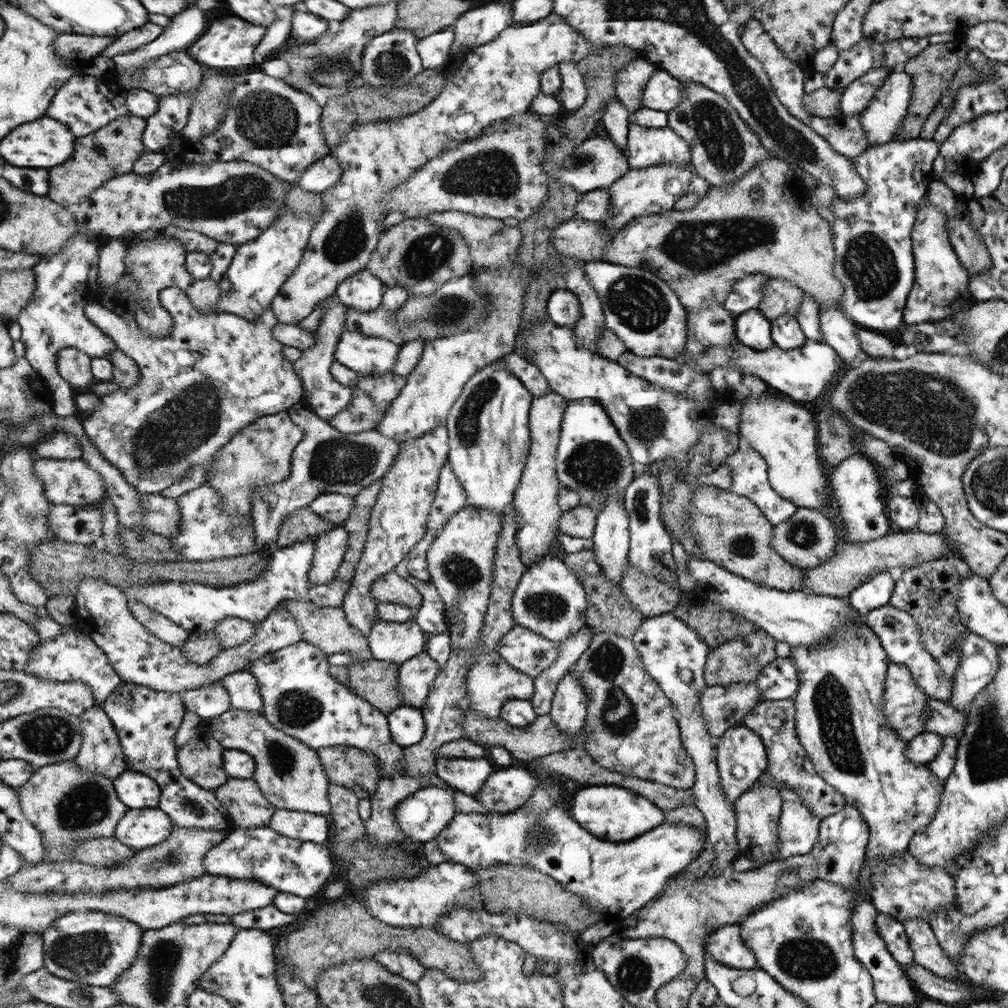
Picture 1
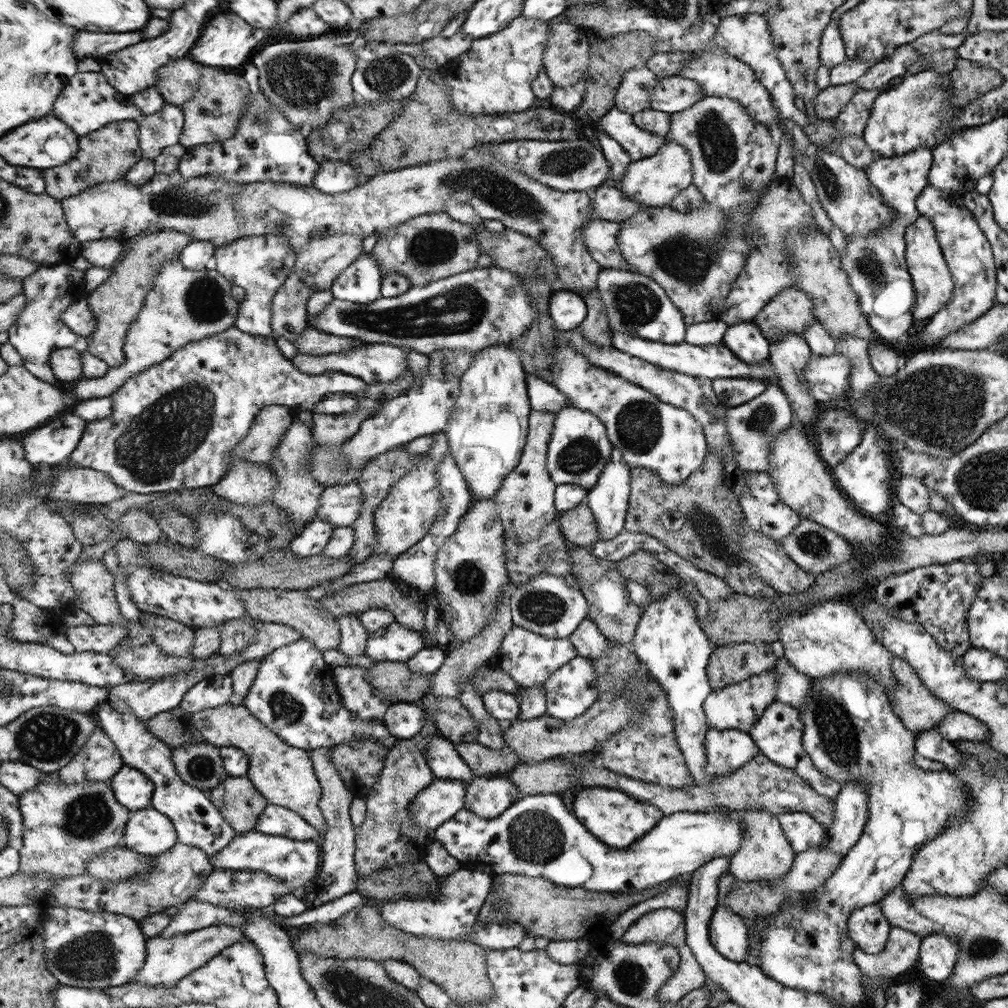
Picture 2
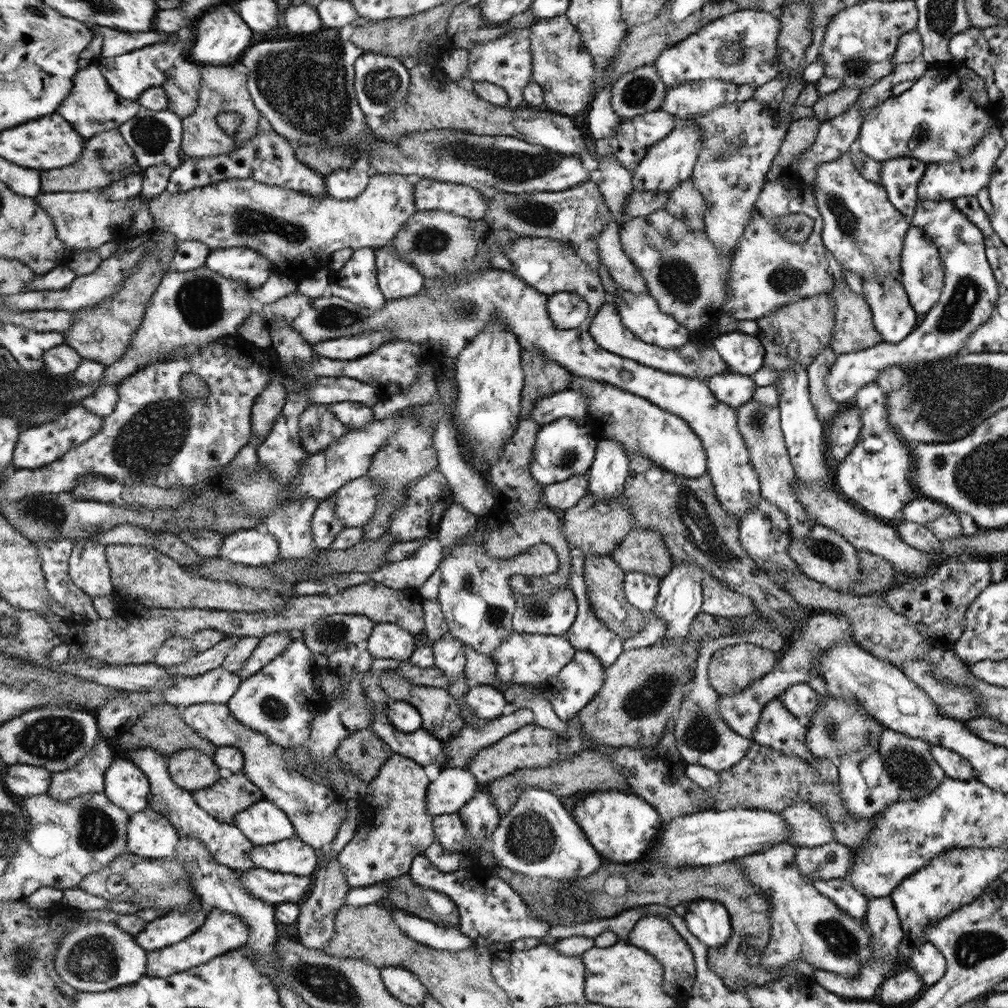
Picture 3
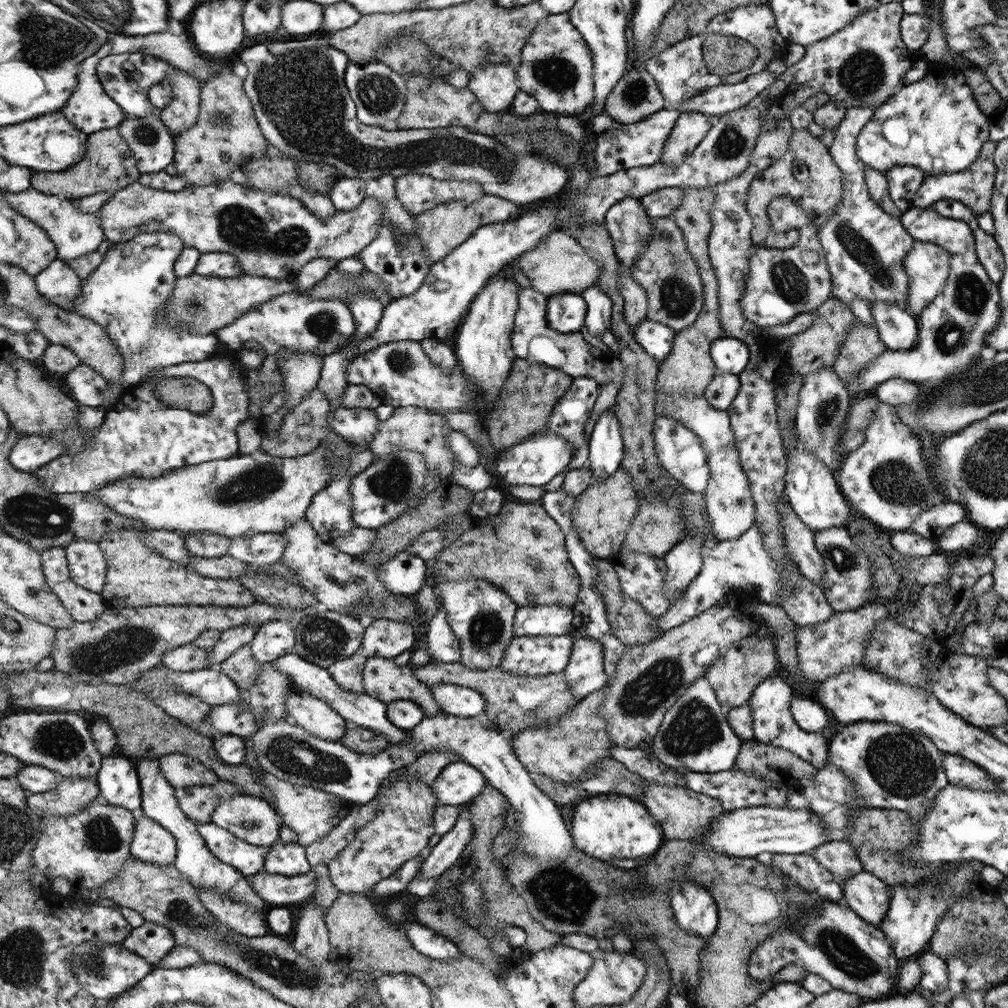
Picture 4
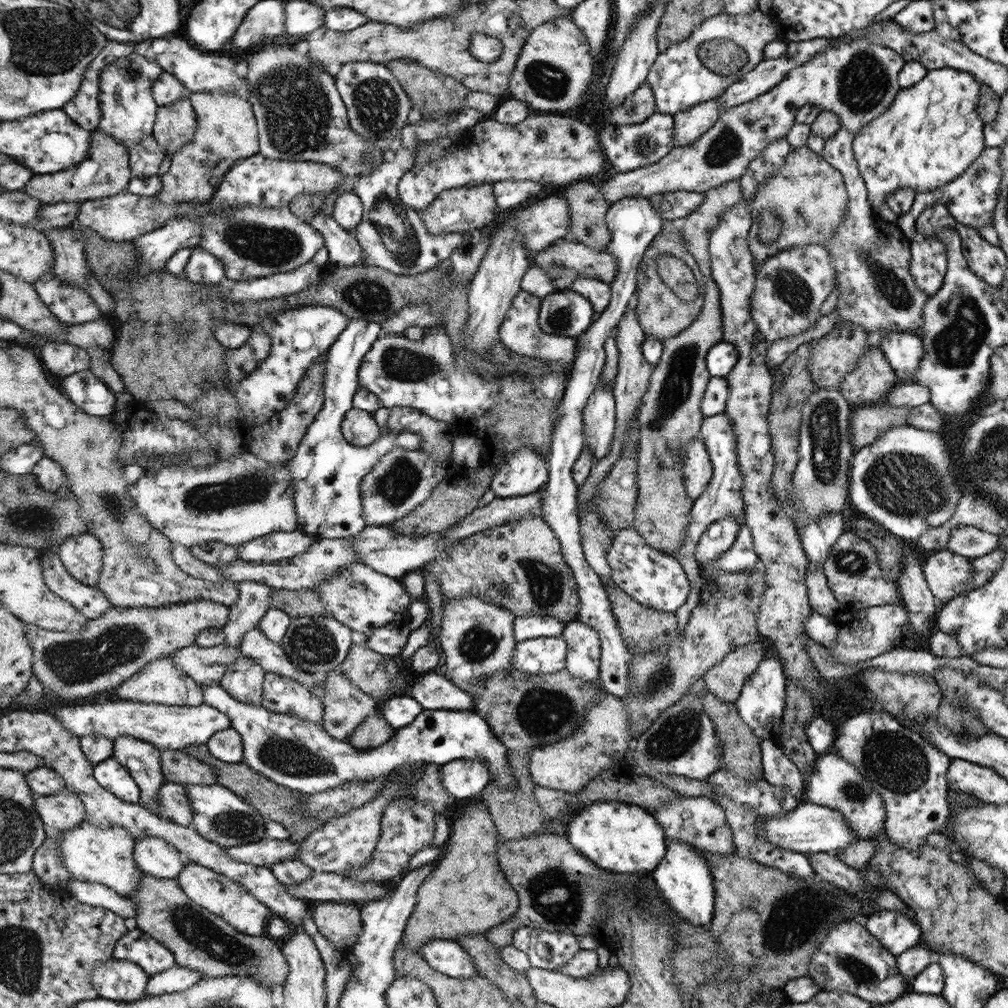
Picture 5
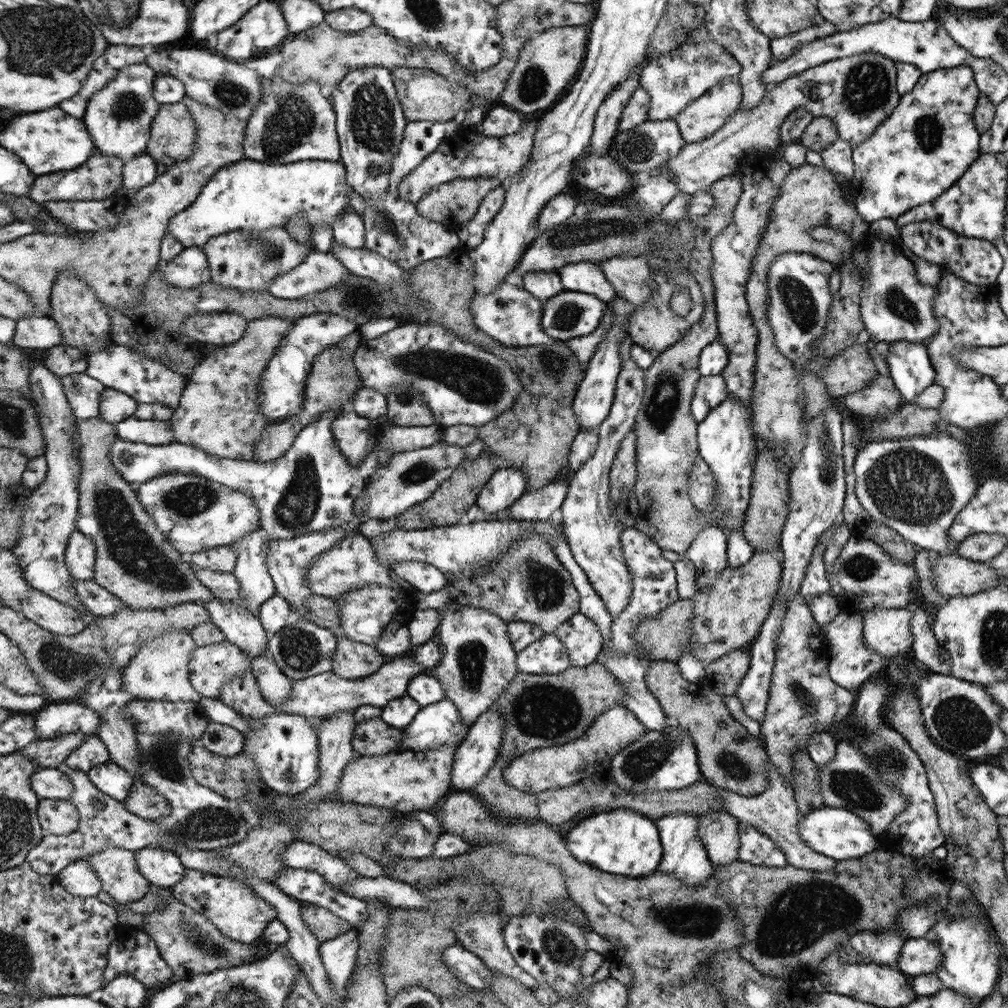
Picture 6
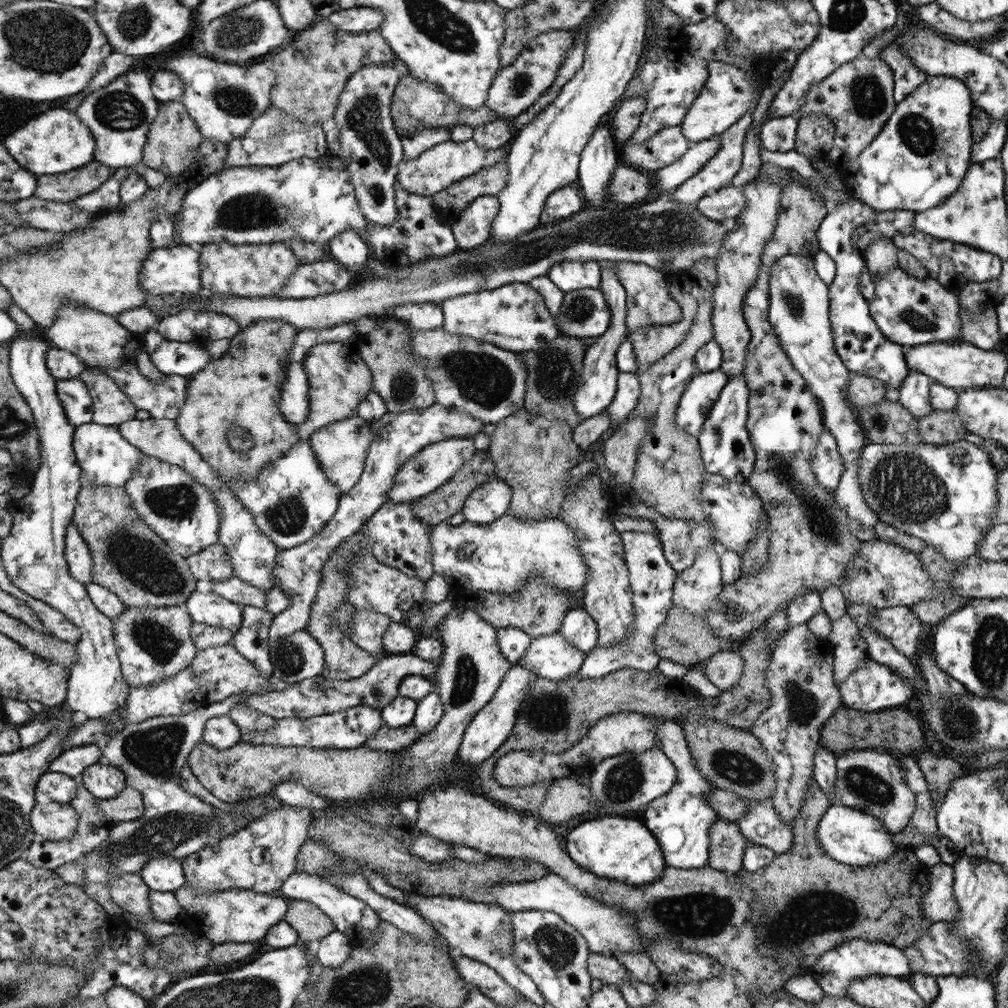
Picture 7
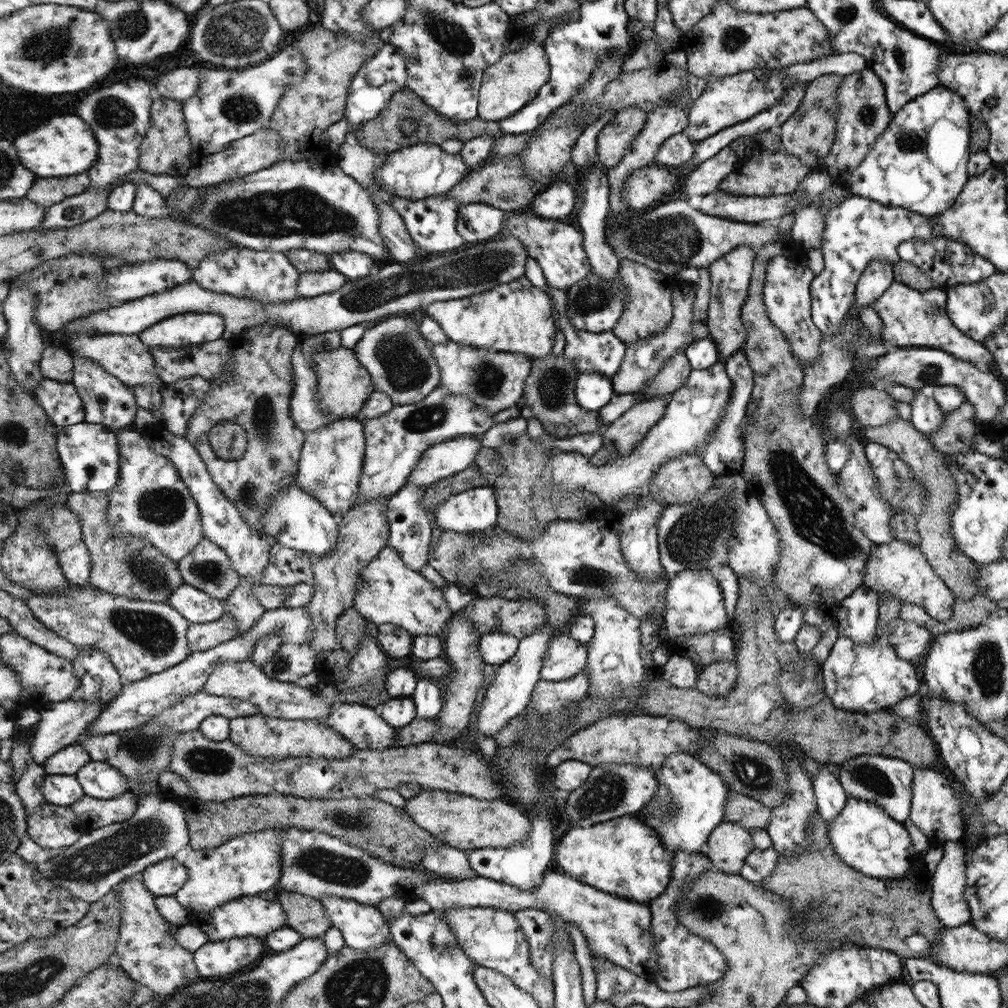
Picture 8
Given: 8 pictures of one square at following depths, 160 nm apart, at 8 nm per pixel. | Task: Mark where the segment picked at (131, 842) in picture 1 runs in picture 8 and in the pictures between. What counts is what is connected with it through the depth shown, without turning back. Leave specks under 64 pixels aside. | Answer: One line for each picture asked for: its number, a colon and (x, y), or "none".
2: (149, 832)
3: (151, 835)
4: (152, 843)
5: (154, 855)
6: (162, 866)
7: (166, 874)
8: (167, 877)

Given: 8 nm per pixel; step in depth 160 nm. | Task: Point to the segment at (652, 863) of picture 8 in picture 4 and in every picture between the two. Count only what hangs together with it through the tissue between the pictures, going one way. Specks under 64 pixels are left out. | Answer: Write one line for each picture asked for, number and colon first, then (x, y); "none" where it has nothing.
4: (615, 828)
5: (619, 837)
6: (624, 842)
7: (622, 848)

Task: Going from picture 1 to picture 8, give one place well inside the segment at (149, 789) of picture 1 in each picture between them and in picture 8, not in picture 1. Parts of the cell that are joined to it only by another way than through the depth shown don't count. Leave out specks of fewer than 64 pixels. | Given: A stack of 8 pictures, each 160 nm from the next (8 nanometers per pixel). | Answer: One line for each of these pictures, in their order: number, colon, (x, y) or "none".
2: (134, 790)
3: (126, 784)
4: (119, 782)
5: (116, 778)
6: (110, 777)
7: (106, 781)
8: (99, 780)

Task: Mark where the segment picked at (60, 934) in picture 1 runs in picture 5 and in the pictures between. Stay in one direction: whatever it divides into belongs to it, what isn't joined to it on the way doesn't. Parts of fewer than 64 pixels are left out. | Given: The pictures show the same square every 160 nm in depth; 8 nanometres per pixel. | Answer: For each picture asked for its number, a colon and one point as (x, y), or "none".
2: (96, 950)
3: (96, 956)
4: (106, 970)
5: (119, 980)

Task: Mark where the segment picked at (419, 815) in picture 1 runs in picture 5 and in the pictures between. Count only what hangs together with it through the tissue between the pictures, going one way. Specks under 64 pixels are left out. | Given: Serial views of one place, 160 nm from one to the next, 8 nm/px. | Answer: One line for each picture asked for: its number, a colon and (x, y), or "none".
2: (441, 800)
3: (453, 789)
4: (459, 783)
5: (462, 778)

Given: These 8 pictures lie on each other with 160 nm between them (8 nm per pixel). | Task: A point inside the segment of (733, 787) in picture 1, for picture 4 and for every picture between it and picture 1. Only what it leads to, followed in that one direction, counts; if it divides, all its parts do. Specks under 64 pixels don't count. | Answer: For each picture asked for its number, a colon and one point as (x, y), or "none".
2: (726, 750)
3: (704, 738)
4: (695, 733)

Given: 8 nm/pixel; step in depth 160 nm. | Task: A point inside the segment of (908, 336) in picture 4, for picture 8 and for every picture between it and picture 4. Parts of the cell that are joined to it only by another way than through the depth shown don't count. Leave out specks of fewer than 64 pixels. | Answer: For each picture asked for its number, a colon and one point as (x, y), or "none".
5: (904, 350)
6: (910, 367)
7: (914, 392)
8: (927, 416)

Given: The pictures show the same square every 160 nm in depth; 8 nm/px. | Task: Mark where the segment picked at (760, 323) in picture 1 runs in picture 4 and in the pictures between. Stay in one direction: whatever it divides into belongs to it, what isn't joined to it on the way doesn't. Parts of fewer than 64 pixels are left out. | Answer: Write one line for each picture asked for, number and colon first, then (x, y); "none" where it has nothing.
2: (745, 339)
3: (745, 354)
4: (732, 355)

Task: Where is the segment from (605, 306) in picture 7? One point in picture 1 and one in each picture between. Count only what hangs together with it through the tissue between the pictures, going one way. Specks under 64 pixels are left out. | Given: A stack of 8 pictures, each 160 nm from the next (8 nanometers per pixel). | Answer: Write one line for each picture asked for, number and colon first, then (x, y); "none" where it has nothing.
1: (564, 308)
2: (567, 309)
3: (568, 310)
4: (566, 313)
5: (566, 313)
6: (571, 314)

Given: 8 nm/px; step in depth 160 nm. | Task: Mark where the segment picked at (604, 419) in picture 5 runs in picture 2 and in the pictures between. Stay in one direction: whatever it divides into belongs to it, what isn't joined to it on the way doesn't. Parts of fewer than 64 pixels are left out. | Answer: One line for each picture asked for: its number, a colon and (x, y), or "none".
2: (609, 500)
3: (608, 473)
4: (606, 451)

